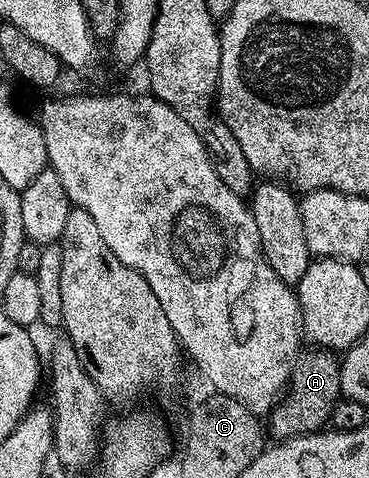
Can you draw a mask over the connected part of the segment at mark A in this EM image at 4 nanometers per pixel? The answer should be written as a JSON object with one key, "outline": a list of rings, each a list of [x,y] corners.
{"outline":[[[306,349],[295,357],[290,368],[290,381],[278,405],[268,415],[269,433],[271,430],[278,440],[319,433],[329,423],[334,405],[343,397],[339,355],[332,350]]]}

